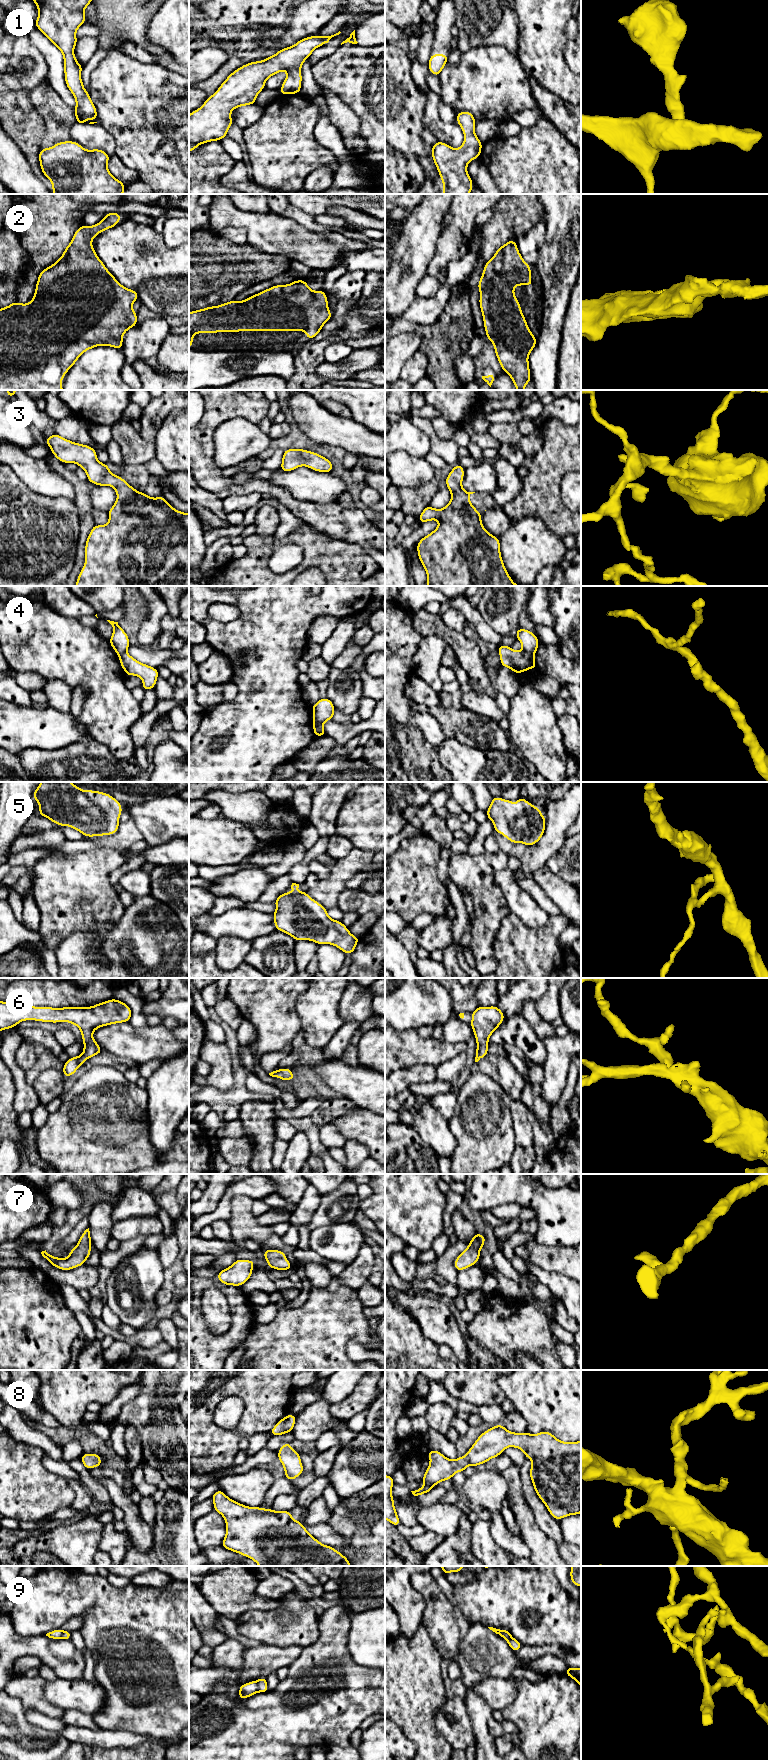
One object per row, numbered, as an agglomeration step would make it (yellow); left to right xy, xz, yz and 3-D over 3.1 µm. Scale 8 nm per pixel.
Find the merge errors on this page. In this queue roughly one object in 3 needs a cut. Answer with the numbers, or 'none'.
4, 9

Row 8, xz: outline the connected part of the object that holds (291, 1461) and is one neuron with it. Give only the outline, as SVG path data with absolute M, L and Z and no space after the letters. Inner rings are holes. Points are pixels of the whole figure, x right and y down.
M291 1443L283 1444L277 1452L278 1460L285 1471L285 1478L292 1482L293 1479L301 1476L304 1468L300 1454L292 1448Z

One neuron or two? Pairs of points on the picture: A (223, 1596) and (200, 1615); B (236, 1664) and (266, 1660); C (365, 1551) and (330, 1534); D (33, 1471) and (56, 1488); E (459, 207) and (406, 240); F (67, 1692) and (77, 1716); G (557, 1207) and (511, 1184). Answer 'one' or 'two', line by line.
A: two
B: two
C: two
D: one
E: two
F: two
G: one

